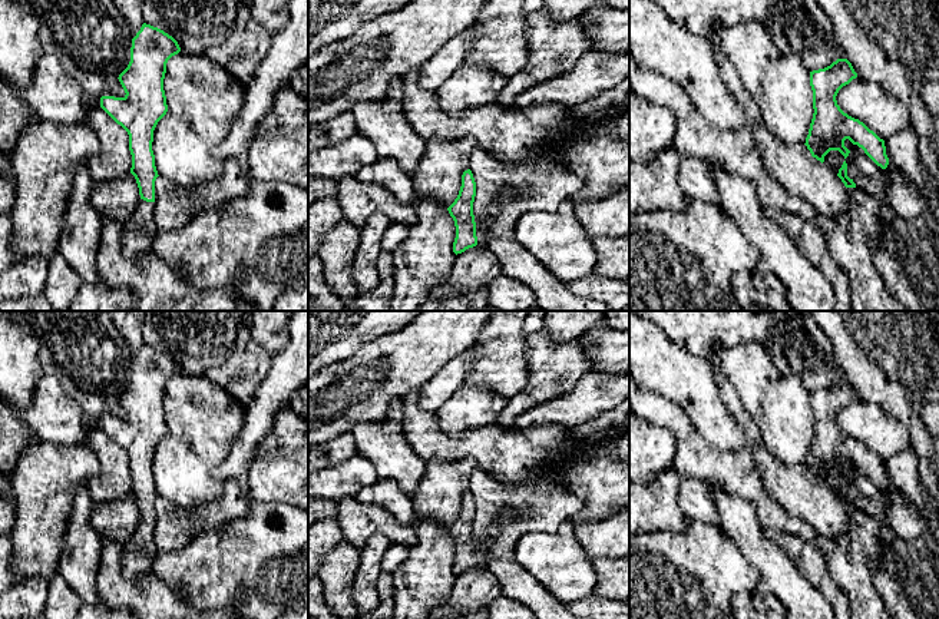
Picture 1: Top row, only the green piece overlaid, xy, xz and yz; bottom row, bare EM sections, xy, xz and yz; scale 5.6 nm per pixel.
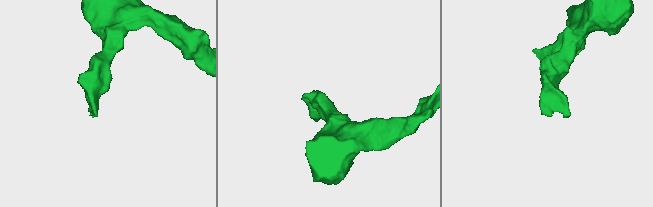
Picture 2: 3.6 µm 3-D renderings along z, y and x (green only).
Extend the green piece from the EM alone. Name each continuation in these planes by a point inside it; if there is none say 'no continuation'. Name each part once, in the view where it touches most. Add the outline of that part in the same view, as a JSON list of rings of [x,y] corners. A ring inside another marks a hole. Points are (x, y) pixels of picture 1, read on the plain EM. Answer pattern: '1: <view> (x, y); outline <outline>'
1: xy (139, 550); outline [[[139,520],[133,534],[122,544],[123,575],[135,579],[152,572],[152,562],[158,555],[155,542],[155,523]]]

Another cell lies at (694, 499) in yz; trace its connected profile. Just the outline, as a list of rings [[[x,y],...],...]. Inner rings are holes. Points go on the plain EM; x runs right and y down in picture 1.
[[[680,474],[678,503],[687,519],[720,526],[715,503],[707,483]]]

